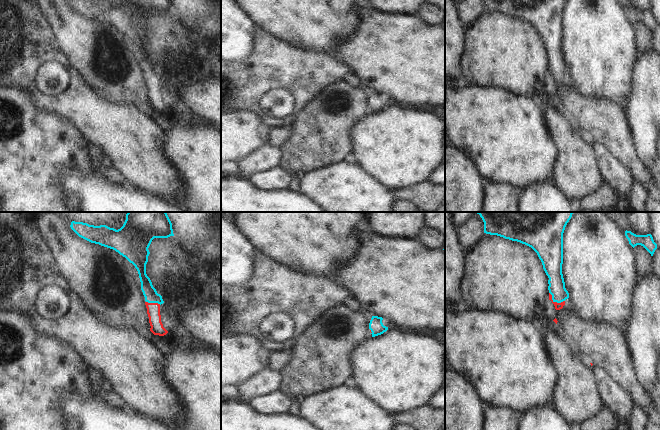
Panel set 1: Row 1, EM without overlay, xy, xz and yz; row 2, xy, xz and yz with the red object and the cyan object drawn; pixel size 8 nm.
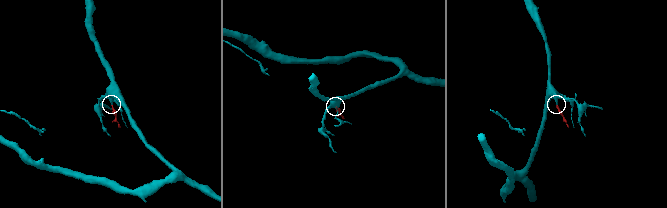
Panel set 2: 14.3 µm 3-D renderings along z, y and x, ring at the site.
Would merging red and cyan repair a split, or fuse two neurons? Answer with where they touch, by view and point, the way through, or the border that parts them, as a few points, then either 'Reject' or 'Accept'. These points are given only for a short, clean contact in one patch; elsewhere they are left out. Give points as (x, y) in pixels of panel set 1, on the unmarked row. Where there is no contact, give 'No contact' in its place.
Touches red at yz (555, 78). Path across: yz (558, 82), (555, 78), (556, 63). Accept.

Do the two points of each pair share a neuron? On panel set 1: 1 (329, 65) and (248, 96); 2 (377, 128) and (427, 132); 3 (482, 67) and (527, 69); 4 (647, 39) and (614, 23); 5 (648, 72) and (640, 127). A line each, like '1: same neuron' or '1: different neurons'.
1: same neuron
2: same neuron
3: same neuron
4: different neurons
5: same neuron

